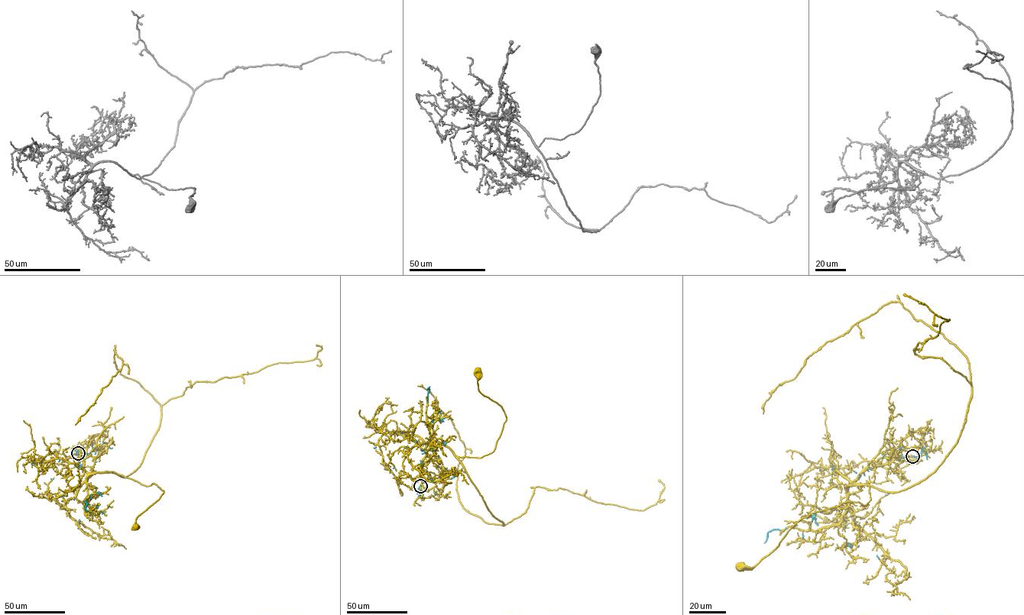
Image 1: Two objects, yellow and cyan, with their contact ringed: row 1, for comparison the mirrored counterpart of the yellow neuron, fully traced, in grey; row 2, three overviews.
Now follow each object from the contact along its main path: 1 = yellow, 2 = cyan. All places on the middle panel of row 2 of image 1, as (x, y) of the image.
1: (420, 486), (431, 442), (459, 457), (494, 449), (506, 416), (479, 391), (478, 370)
2: (420, 486), (431, 478), (437, 466), (424, 453), (406, 447), (432, 422), (427, 401), (440, 419), (444, 418)

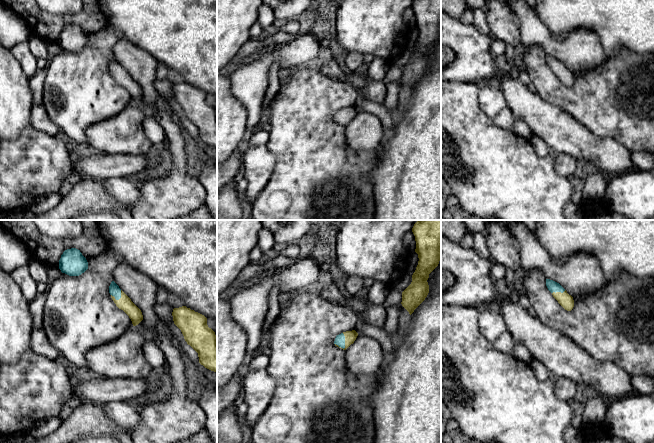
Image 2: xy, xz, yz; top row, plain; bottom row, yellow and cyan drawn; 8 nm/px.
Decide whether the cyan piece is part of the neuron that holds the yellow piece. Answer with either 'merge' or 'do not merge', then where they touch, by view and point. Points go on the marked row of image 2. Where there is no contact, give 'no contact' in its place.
do not merge; meets yellow in xz at (345, 341)

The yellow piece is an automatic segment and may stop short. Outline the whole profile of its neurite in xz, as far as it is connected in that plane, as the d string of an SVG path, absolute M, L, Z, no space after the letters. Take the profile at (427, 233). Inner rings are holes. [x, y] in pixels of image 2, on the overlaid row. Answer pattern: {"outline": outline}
{"outline": "M418 220L412 232L419 261L411 284L402 292L401 302L410 315L427 297L429 274L441 260L441 220Z"}

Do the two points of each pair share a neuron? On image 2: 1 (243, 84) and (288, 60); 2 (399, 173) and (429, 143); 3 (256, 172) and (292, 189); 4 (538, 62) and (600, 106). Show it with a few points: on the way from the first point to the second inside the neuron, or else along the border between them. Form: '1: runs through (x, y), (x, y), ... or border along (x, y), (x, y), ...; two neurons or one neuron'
1: runs through (254, 73), (267, 60), (277, 60); one neuron
2: runs through (406, 166), (422, 150); one neuron
3: border along (274, 155), (273, 173), (256, 198); two neurons
4: runs through (547, 79), (566, 98), (583, 100); one neuron

